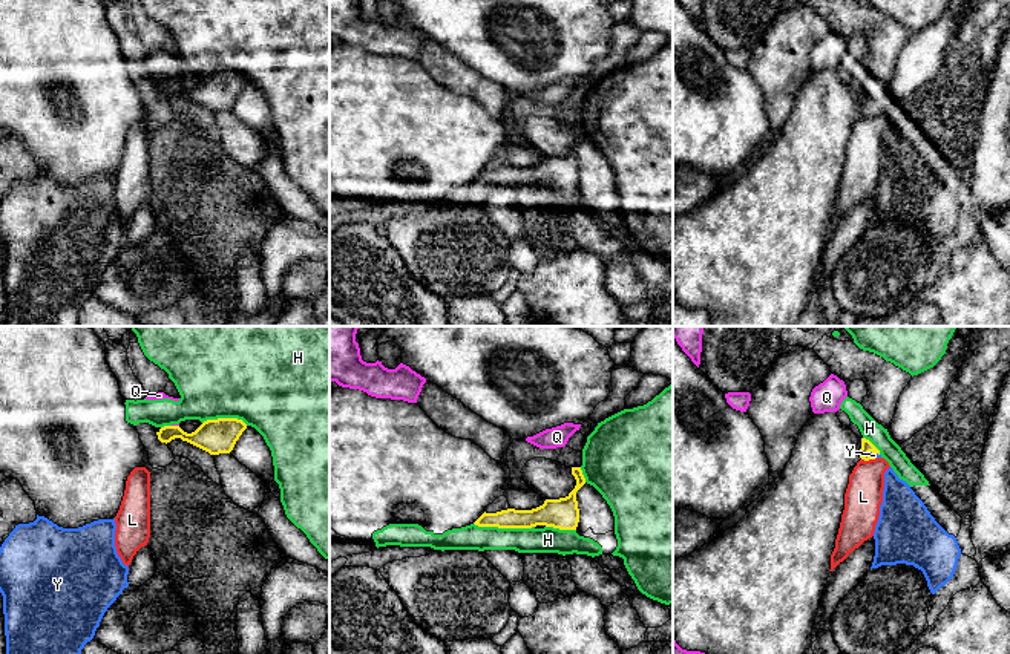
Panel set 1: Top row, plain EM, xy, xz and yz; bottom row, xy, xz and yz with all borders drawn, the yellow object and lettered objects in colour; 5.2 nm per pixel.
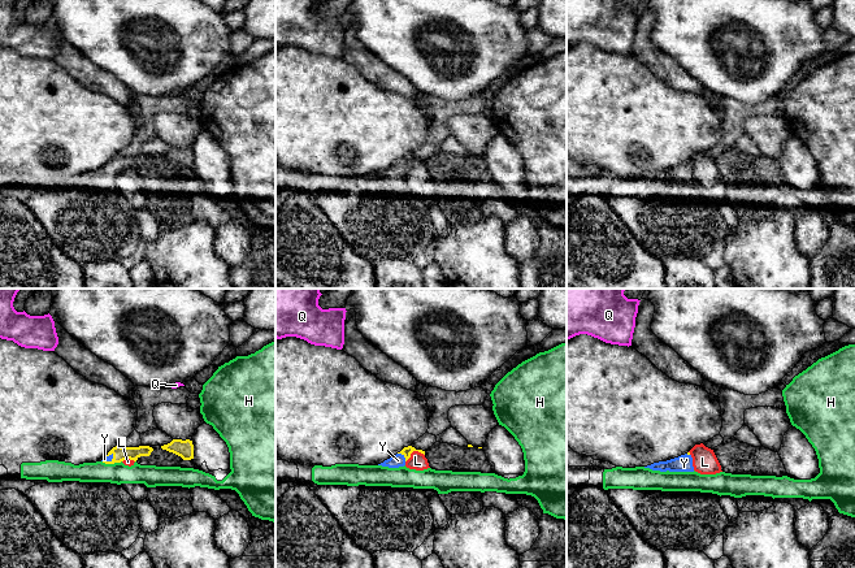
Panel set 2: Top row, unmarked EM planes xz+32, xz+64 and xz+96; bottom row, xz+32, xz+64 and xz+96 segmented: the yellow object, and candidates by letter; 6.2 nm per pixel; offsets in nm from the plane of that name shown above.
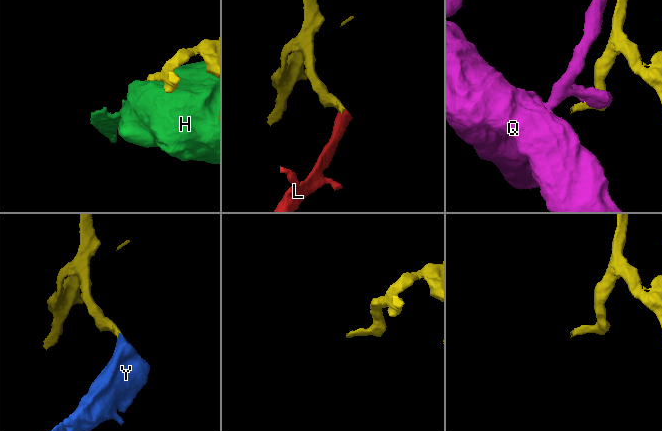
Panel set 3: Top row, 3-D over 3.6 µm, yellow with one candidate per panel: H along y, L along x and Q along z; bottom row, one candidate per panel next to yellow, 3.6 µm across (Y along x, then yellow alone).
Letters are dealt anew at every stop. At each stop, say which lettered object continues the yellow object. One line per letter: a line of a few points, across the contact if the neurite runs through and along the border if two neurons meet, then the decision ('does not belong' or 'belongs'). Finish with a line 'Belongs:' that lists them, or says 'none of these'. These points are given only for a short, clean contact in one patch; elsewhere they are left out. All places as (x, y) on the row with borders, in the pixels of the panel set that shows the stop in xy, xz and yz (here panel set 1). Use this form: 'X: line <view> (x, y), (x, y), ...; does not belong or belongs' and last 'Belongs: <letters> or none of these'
H: does not belong
L: line yz (875, 458), (862, 460); does not belong
Q: does not belong
Y: line yz (866, 446), (874, 452), (874, 455); belongs
Belongs: Y

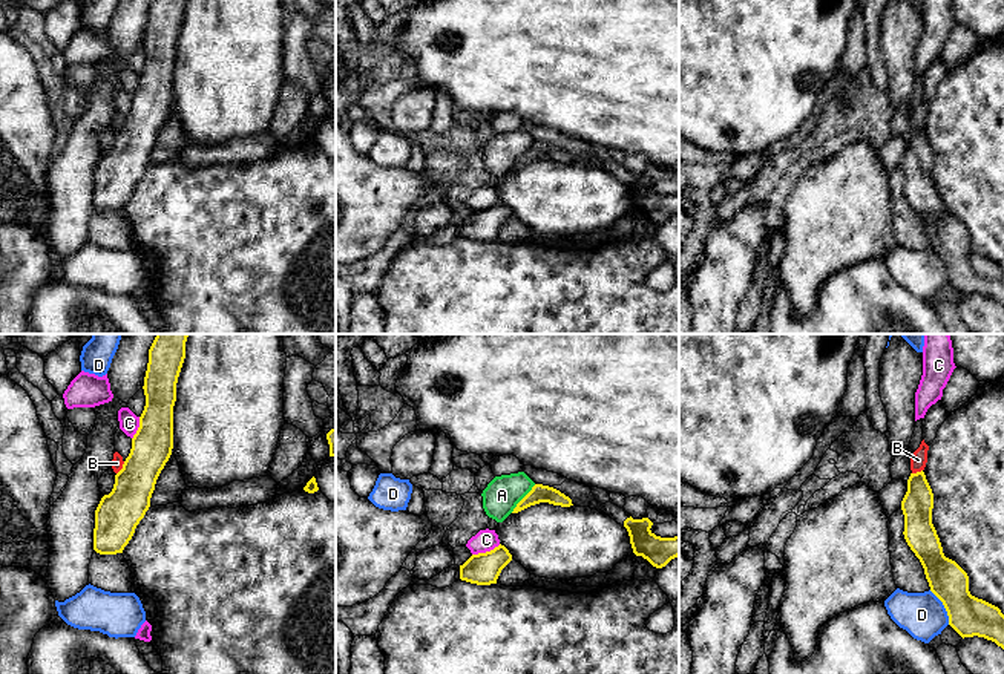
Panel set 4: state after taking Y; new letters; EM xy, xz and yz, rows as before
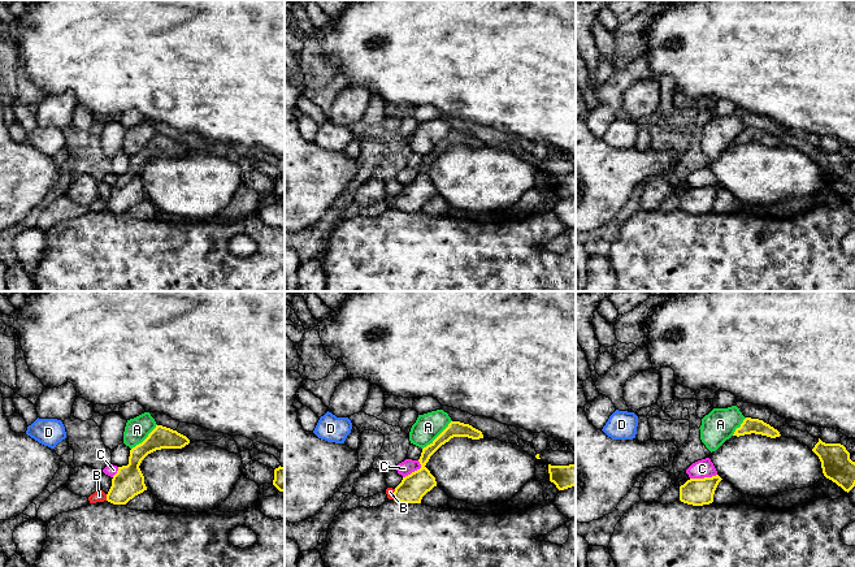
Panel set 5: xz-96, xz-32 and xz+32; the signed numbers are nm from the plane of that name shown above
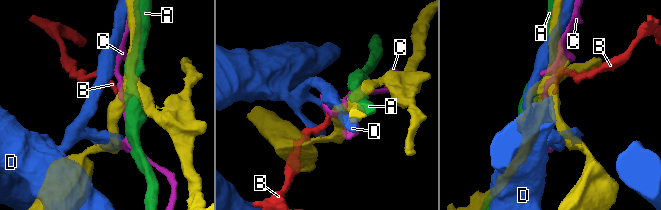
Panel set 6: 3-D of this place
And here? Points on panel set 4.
A: does not belong
B: line xy (124, 461), (117, 474); does not belong
C: does not belong
D: does not belong
Belongs: none of these

